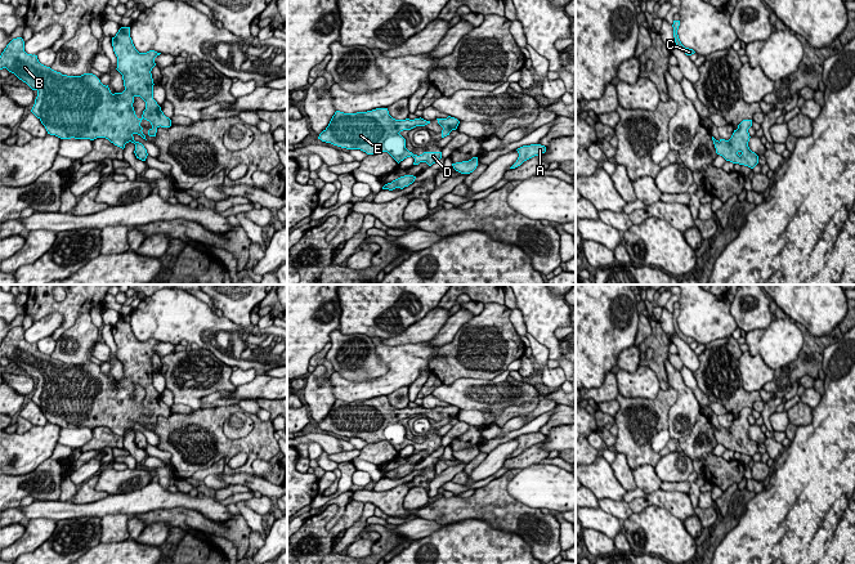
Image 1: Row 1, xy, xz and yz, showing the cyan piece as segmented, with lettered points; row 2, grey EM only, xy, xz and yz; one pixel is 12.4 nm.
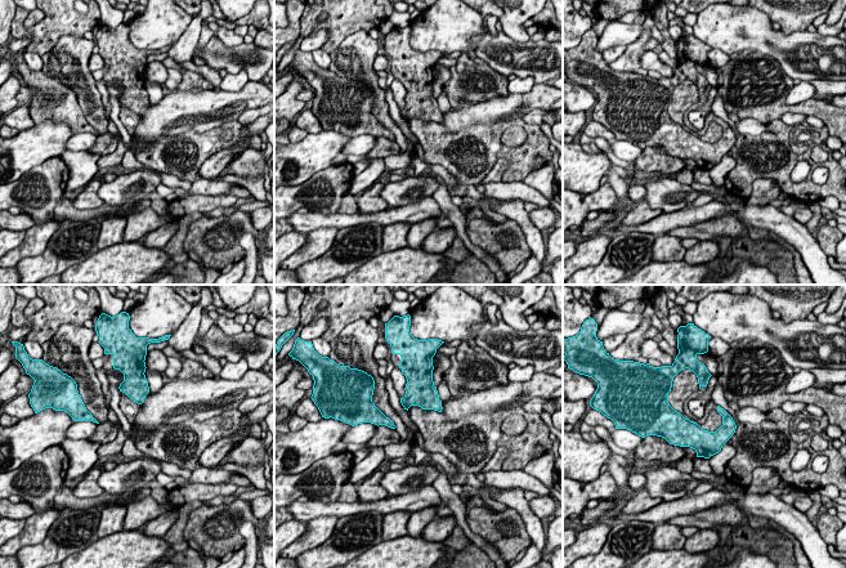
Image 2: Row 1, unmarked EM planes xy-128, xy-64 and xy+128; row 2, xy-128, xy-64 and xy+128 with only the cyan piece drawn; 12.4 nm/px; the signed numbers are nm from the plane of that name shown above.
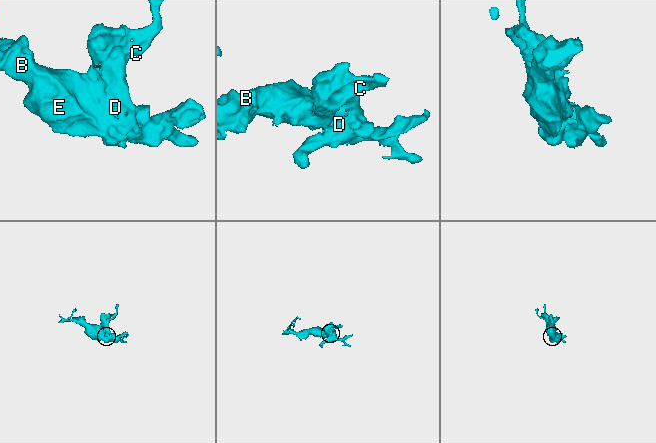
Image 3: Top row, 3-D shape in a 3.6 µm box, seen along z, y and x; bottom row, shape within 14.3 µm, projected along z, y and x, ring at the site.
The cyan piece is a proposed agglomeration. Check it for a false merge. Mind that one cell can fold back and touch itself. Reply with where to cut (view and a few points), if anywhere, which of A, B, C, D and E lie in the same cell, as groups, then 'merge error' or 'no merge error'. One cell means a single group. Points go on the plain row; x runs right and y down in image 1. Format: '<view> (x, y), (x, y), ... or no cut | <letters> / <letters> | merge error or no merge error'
no cut | A B C D E | no merge error

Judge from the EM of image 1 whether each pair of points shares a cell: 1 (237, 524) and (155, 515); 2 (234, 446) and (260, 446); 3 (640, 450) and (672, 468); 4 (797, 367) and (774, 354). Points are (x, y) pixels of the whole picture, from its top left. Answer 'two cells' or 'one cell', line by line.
1: one cell
2: one cell
3: two cells
4: two cells

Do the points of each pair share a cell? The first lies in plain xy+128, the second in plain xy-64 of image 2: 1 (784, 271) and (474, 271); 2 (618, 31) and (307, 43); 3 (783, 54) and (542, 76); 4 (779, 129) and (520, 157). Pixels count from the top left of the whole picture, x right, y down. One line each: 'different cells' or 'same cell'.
1: same cell
2: same cell
3: same cell
4: same cell

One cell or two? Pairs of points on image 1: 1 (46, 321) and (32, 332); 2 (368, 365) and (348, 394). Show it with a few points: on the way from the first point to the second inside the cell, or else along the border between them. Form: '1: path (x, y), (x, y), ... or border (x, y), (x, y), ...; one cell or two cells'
1: path (43, 325), (36, 331); one cell
2: border (334, 370), (358, 381), (376, 379), (386, 372); two cells

